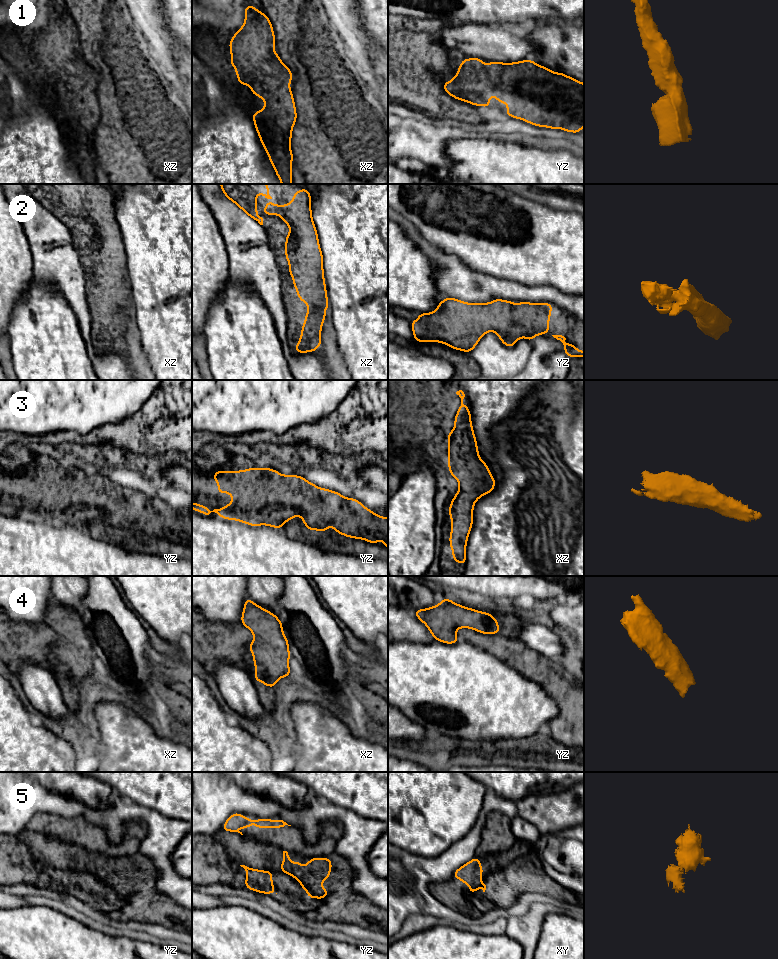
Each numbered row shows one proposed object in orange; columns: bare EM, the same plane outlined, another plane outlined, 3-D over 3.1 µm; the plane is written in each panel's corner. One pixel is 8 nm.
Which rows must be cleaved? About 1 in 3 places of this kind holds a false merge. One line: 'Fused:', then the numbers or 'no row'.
Fused: 5

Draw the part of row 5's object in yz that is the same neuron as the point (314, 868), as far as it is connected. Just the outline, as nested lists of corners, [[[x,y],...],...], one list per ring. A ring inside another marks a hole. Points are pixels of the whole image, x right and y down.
[[[283,851],[283,858],[280,870],[297,879],[307,890],[309,898],[324,899],[328,895],[328,889],[323,889],[322,884],[324,879],[329,879],[333,868],[330,857],[308,860],[305,868],[299,860],[292,864],[287,851]]]

